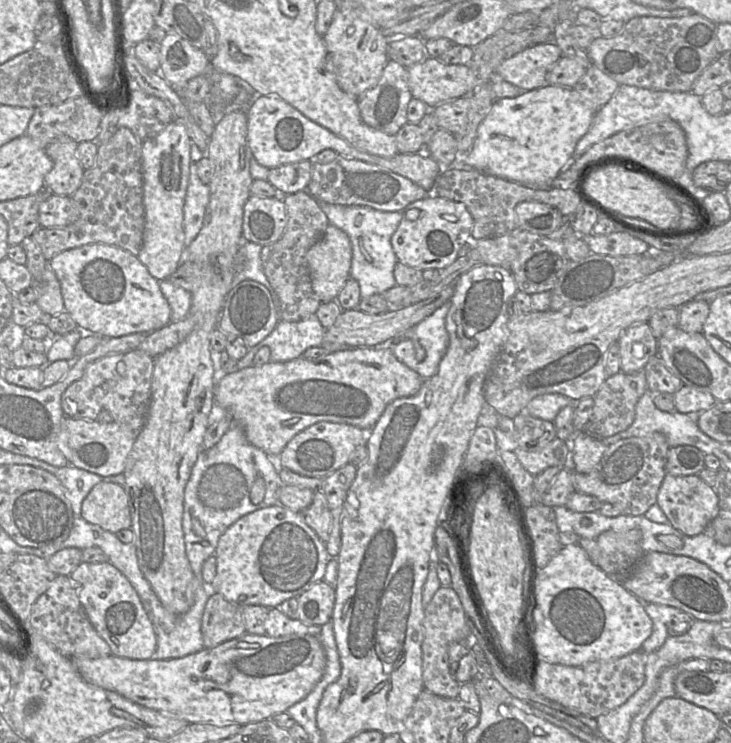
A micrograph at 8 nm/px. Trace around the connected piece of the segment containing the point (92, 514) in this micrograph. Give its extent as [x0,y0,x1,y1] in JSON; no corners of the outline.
[82,482,131,533]

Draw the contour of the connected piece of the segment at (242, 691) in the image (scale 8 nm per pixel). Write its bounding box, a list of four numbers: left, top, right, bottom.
[70,633,326,726]

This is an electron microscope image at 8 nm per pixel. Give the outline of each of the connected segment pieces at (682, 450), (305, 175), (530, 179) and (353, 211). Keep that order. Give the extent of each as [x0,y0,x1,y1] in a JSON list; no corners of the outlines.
[[665,446,705,476],[267,161,312,194],[461,83,597,188],[319,202,403,298]]

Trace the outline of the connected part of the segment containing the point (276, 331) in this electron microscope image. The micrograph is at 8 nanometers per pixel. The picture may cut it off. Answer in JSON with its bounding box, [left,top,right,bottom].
[237,315,325,370]

